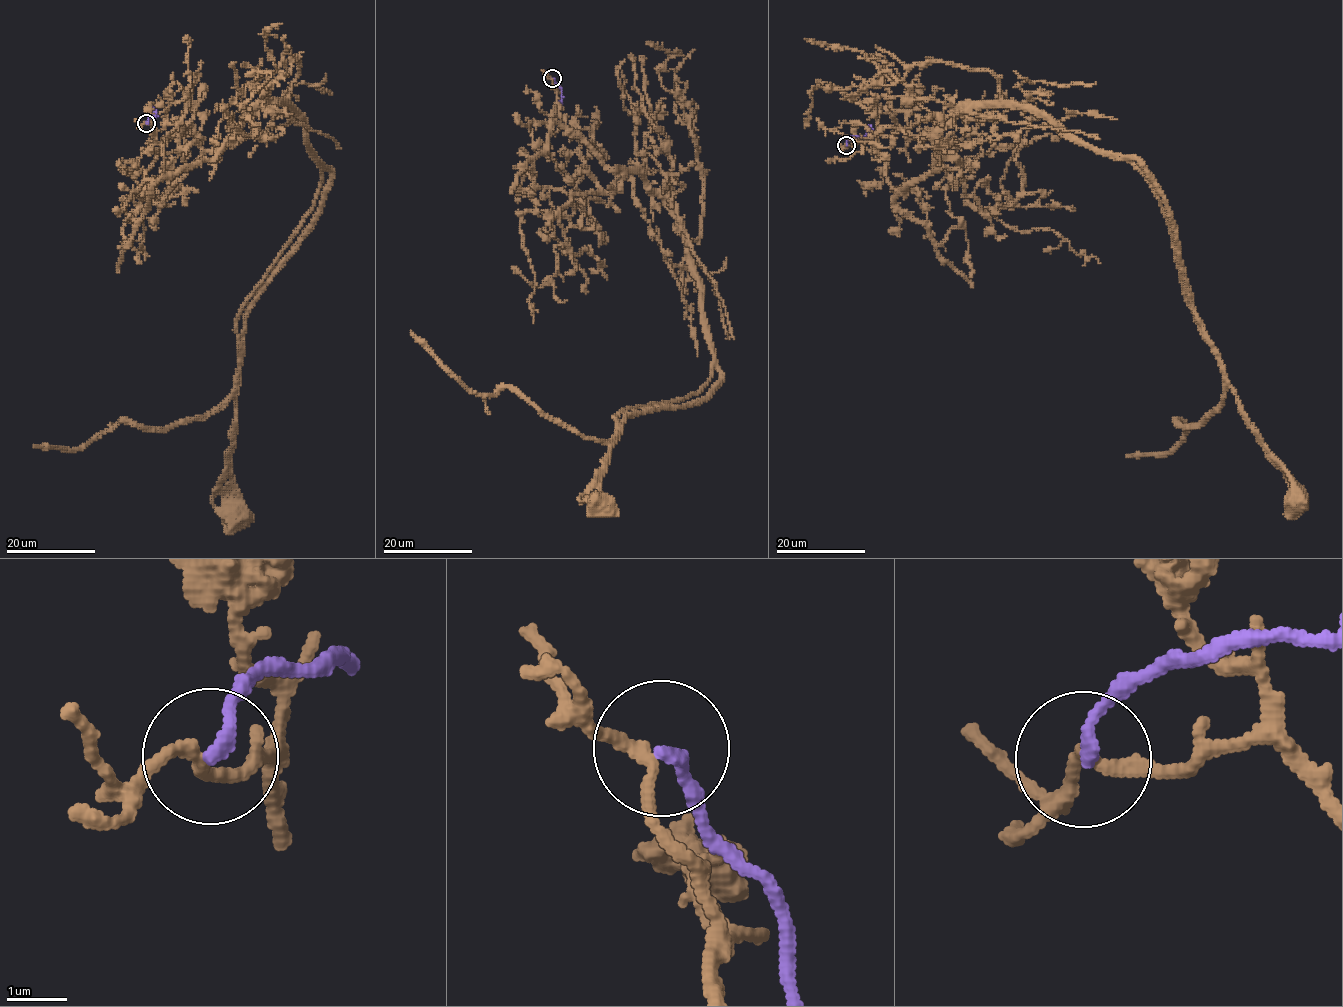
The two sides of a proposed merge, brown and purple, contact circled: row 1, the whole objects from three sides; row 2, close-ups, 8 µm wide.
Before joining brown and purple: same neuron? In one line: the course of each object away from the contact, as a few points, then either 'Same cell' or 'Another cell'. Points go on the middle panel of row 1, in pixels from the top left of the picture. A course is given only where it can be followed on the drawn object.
Course of brown: (552, 78), (565, 125), (675, 218), (712, 351), (689, 397), (617, 416), (589, 503), (601, 506). Course of purple: (553, 78), (561, 90), (562, 97), (557, 104). Another cell

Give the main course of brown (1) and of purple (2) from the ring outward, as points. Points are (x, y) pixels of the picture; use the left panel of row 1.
1: (145, 123), (170, 173), (284, 105), (321, 162), (237, 320), (236, 520)
2: (146, 123), (148, 119), (156, 116), (151, 105)

